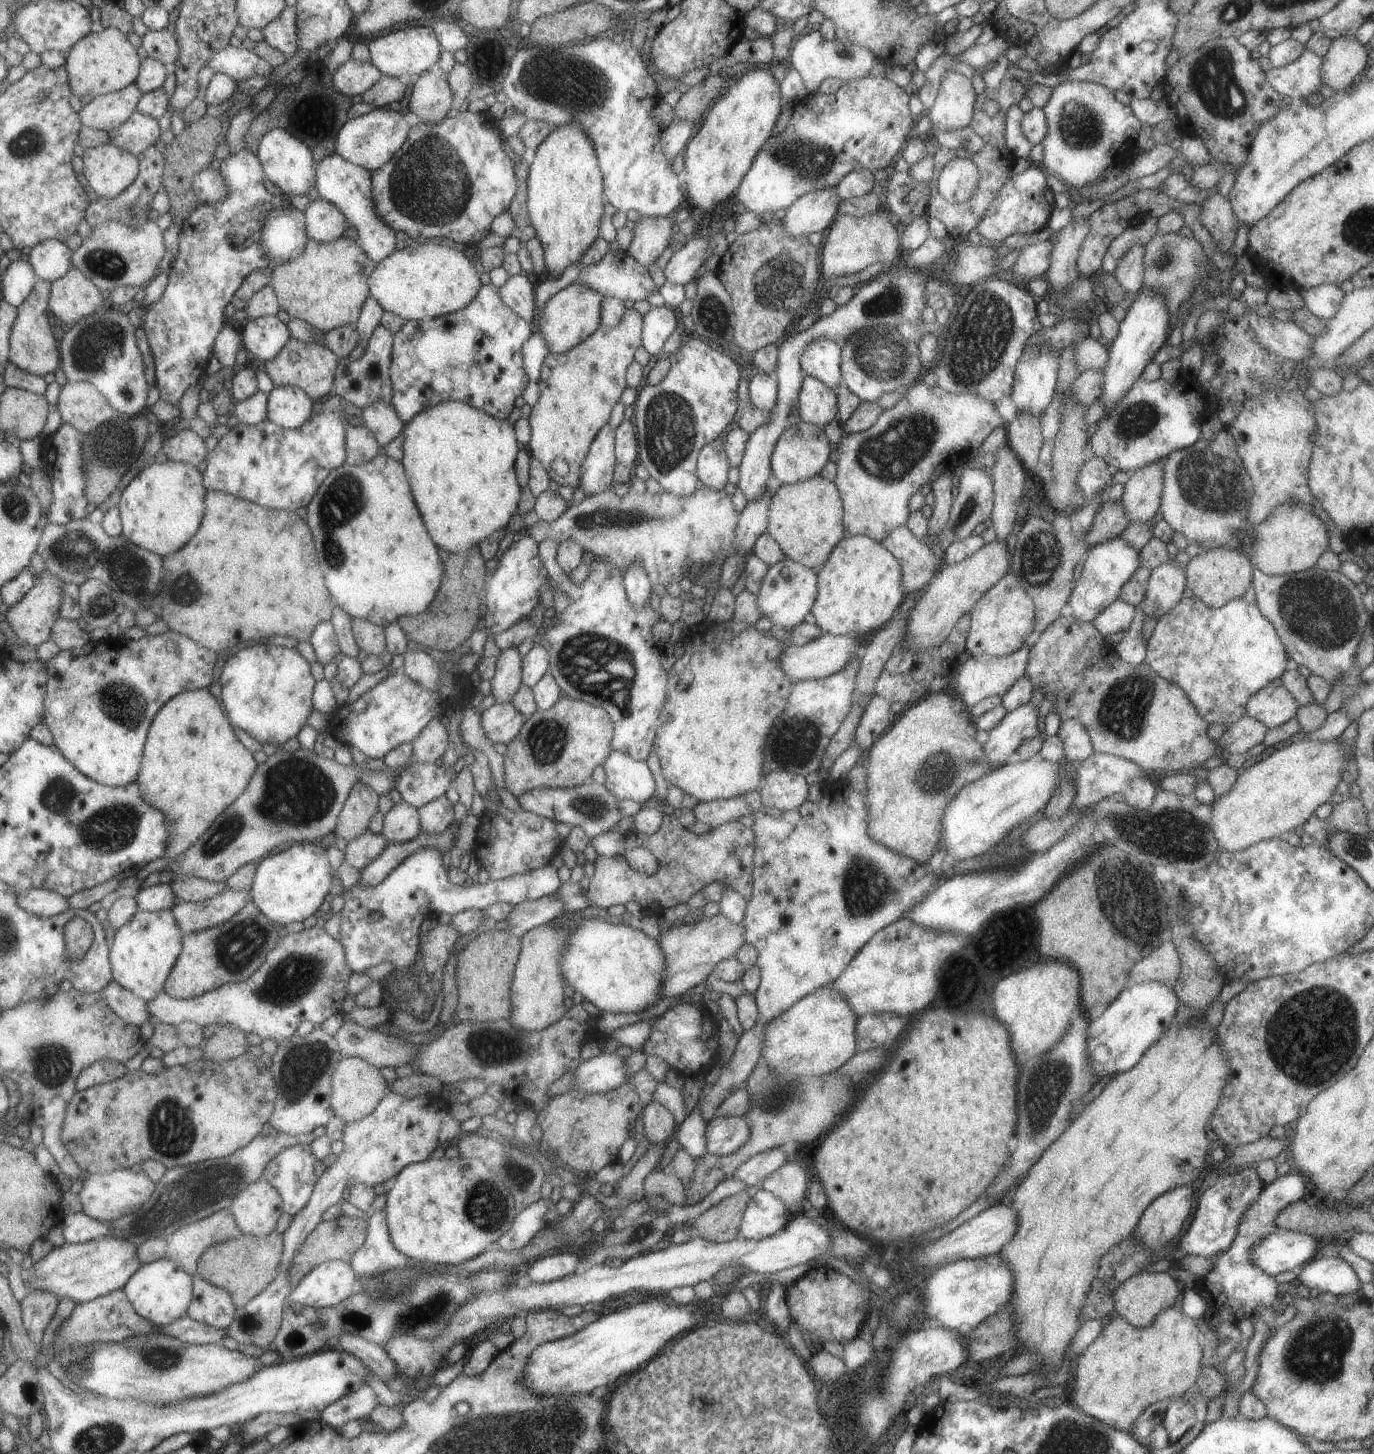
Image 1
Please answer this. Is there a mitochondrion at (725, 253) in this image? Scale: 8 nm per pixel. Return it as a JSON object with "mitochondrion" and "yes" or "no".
{"mitochondrion":"no"}

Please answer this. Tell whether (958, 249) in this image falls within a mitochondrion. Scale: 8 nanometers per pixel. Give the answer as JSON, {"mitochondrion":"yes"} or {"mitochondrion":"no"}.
{"mitochondrion":"no"}

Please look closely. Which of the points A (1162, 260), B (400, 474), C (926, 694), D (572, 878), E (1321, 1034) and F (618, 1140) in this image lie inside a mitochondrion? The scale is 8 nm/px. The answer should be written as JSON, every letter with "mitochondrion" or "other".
{"A":"mitochondrion","B":"other","C":"other","D":"other","E":"mitochondrion","F":"other"}

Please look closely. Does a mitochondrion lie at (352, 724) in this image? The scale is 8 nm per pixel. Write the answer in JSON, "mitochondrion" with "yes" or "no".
{"mitochondrion":"no"}

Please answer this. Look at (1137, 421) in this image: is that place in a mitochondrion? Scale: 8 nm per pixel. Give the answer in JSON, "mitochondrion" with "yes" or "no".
{"mitochondrion":"yes"}

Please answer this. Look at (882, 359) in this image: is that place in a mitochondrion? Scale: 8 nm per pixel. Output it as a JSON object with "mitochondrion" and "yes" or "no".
{"mitochondrion":"yes"}

